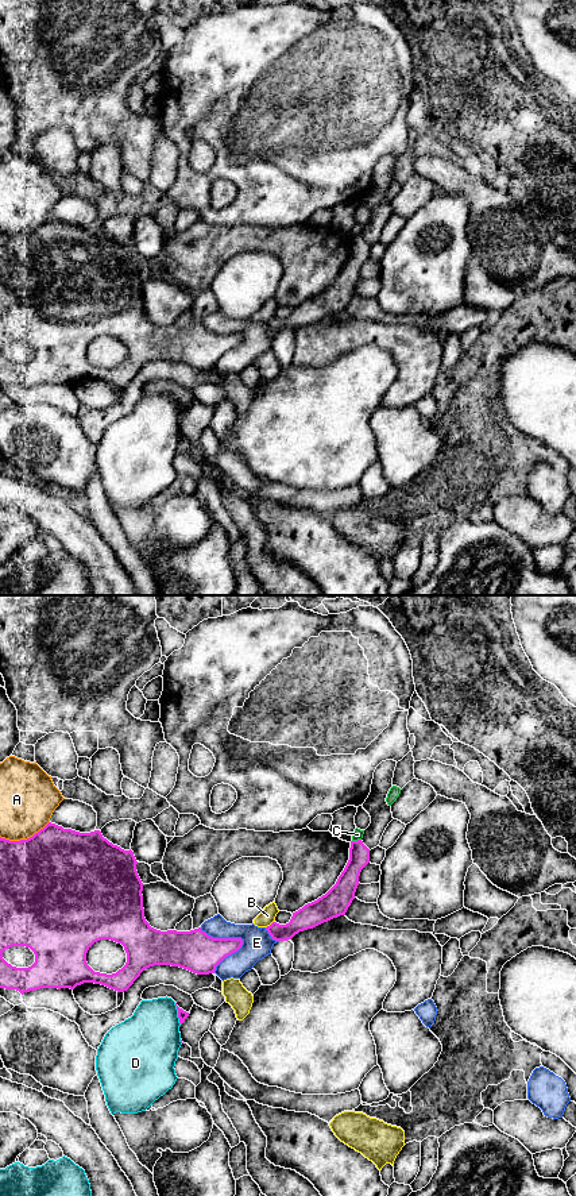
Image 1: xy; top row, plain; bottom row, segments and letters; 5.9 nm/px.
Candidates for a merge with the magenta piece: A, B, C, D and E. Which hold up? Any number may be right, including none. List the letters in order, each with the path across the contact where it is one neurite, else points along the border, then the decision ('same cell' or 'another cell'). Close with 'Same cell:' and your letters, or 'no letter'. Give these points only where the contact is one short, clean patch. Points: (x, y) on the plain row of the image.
A: another cell
B: another cell
C: border along xy (360, 234), (352, 236); another cell
D: another cell
E: another cell
Same cell: no letter

